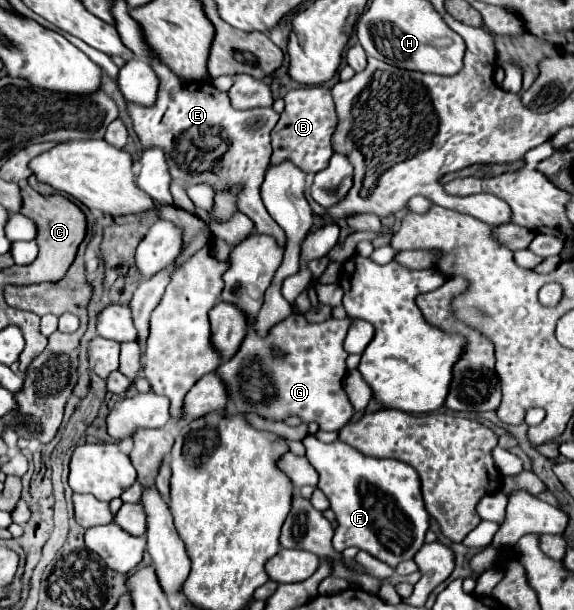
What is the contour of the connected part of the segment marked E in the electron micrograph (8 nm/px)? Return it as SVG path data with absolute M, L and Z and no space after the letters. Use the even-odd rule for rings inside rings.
M152 64L156 68L156 74L160 78L158 86L158 98L154 106L130 106L128 104L128 114L134 126L134 132L142 144L146 146L158 146L166 154L166 162L172 174L172 180L180 184L210 184L214 192L232 192L234 186L240 186L236 192L236 208L252 218L254 222L254 232L258 234L268 234L276 238L280 246L286 246L286 236L280 230L280 226L272 220L272 216L266 212L262 200L260 200L260 184L264 180L264 172L270 164L270 130L278 122L278 114L272 108L252 108L252 110L234 110L230 106L228 94L220 92L216 86L210 82L180 82L164 64Z

